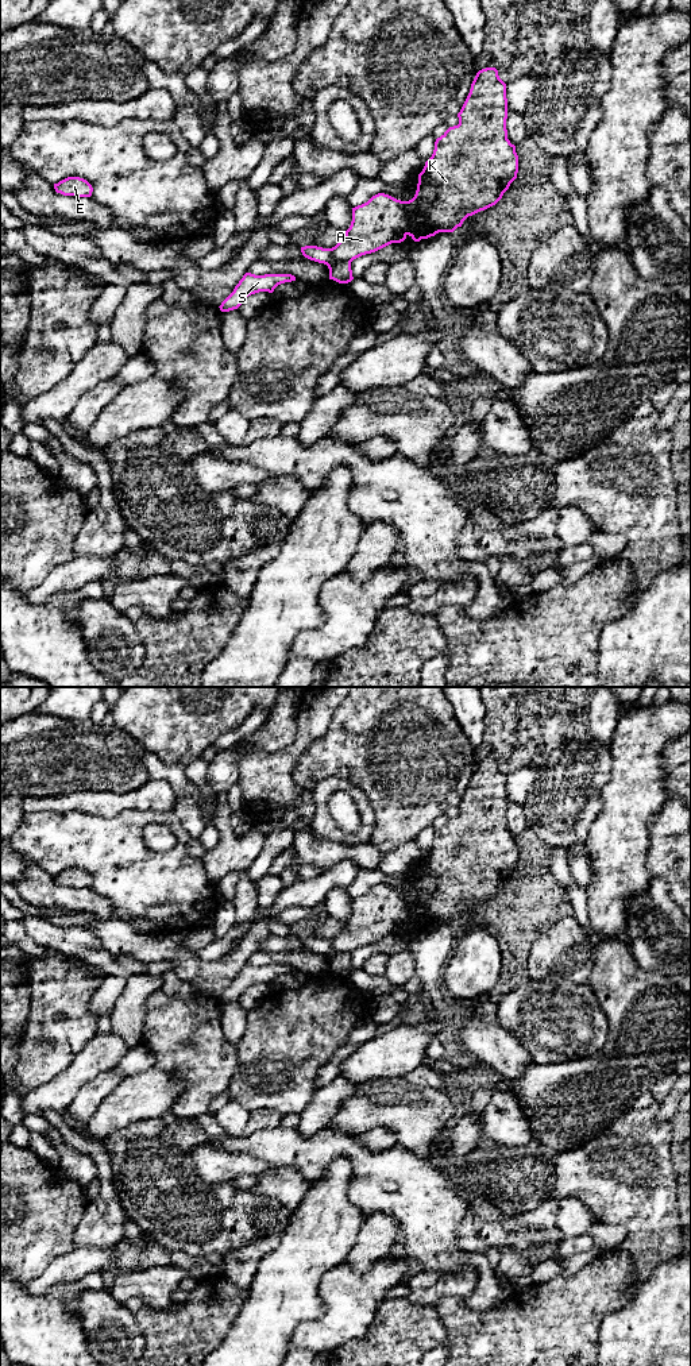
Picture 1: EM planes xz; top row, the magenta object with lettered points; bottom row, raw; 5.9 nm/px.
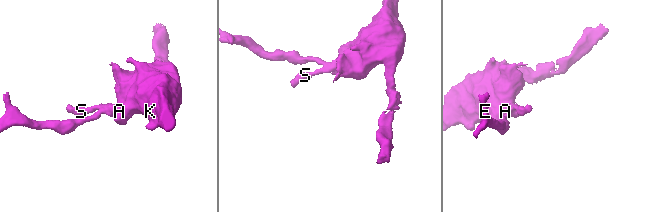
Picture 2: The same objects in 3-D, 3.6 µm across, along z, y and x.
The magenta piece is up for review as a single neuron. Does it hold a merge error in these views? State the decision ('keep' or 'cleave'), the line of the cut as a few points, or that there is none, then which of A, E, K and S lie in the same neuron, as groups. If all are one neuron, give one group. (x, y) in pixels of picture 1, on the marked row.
cleave | xz (329, 249), (335, 259), (350, 262) | A K S / E

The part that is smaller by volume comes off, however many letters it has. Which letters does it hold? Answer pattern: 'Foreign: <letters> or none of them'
Foreign: E

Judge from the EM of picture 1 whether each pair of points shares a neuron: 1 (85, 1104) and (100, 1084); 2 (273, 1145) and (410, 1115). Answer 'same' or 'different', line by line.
1: same
2: different

